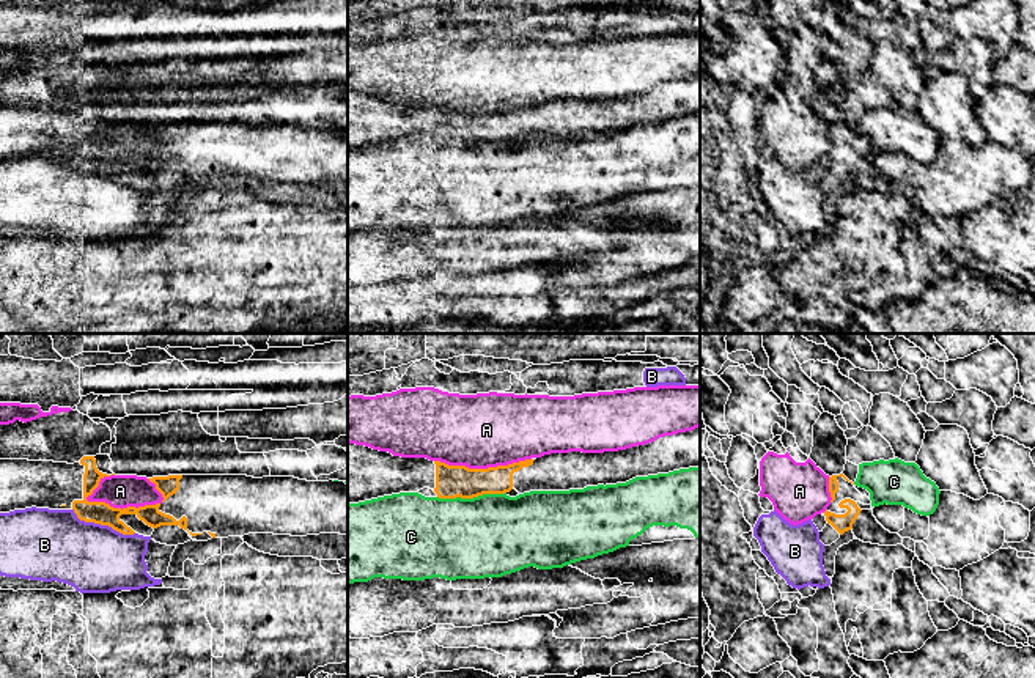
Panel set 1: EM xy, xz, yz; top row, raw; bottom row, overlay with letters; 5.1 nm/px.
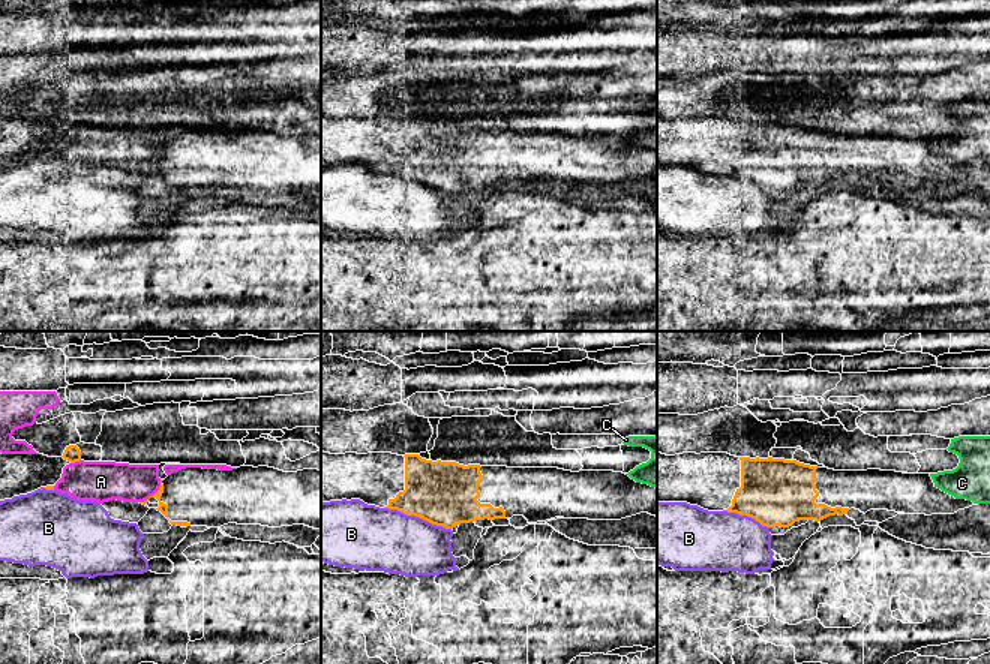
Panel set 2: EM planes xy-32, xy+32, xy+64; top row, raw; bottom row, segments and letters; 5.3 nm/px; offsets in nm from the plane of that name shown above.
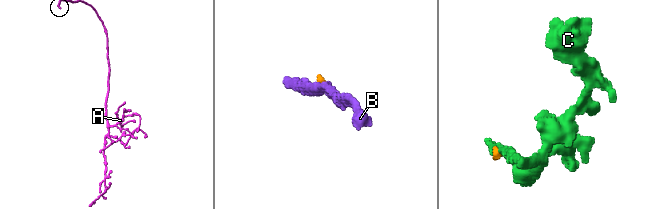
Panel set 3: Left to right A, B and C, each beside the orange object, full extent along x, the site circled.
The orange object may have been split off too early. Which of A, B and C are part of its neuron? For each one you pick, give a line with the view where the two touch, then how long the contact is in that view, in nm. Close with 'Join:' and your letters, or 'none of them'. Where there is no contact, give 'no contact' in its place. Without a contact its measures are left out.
Join: none of them

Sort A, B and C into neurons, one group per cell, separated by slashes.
A / B / C

